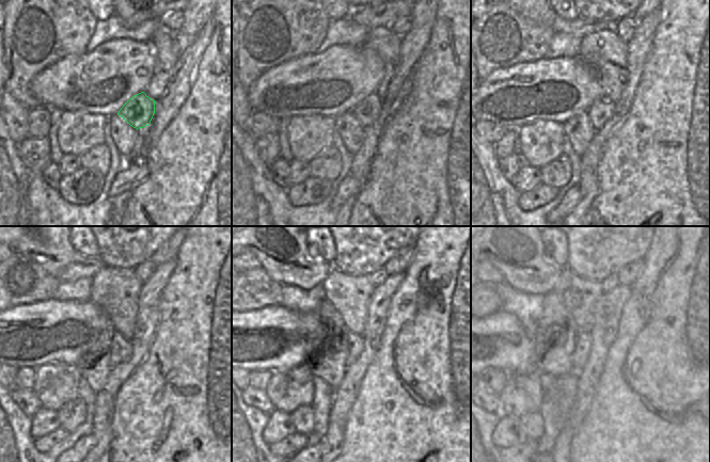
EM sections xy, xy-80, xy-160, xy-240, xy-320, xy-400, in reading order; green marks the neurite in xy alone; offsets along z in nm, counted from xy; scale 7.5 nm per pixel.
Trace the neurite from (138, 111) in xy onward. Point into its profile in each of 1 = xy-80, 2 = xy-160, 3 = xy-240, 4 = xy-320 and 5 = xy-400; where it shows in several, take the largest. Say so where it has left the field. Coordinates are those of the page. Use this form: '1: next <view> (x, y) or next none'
1: next xy-80 (367, 111)
2: next xy-160 (602, 109)
3: next xy-240 (121, 348)
4: next xy-320 (352, 343)
5: next xy-400 (581, 345)

